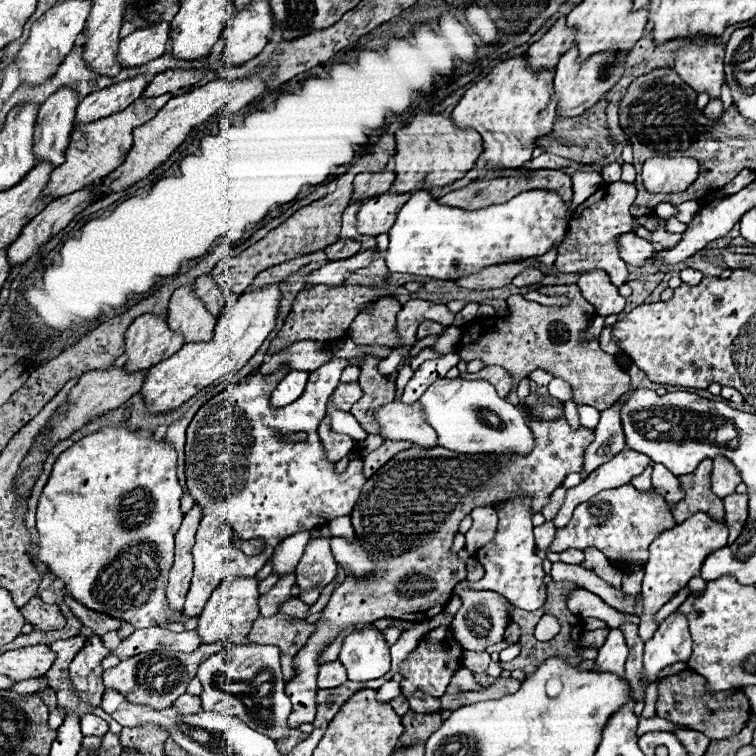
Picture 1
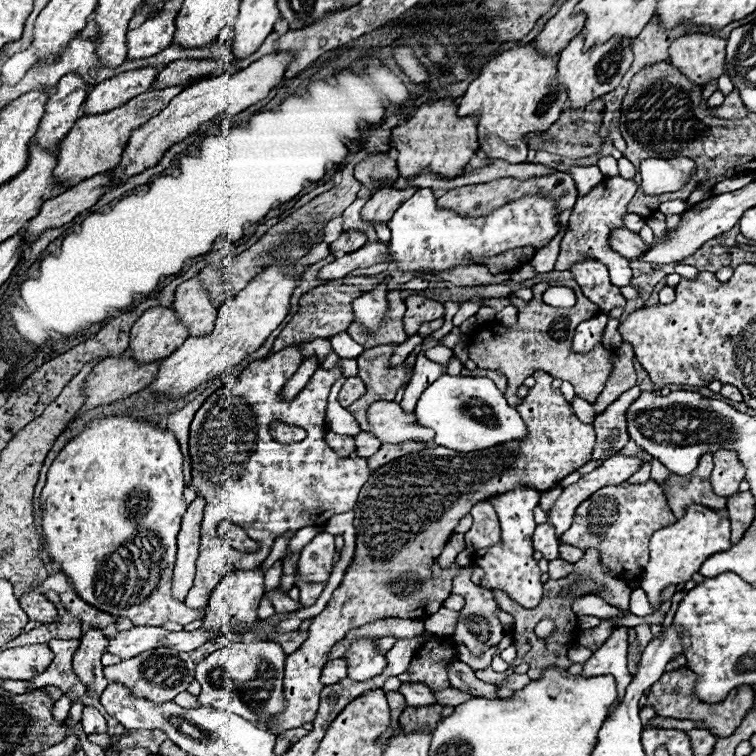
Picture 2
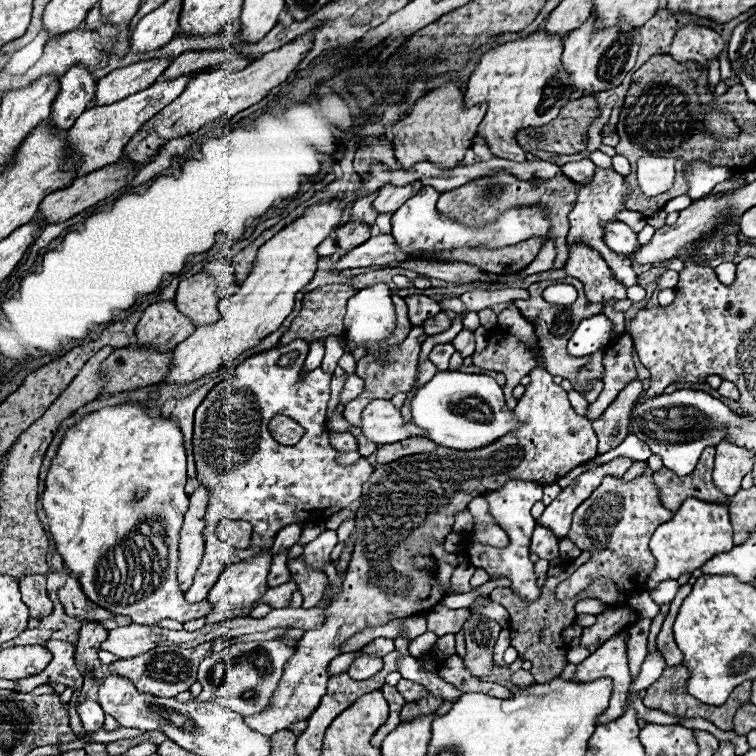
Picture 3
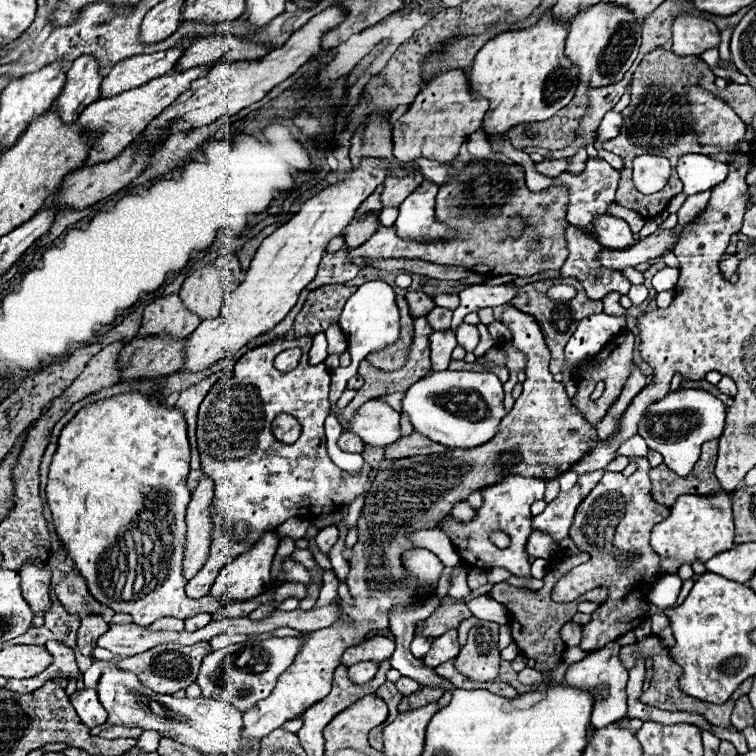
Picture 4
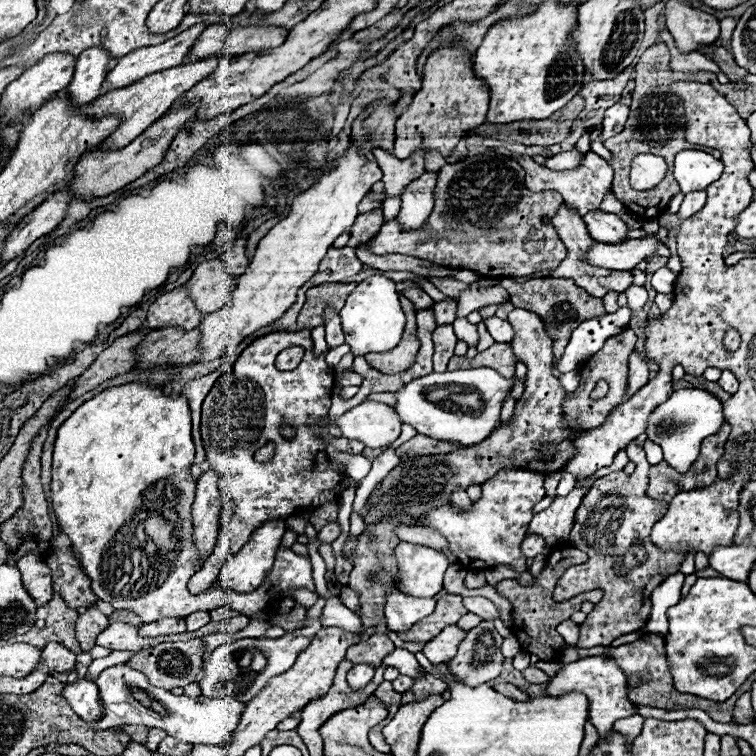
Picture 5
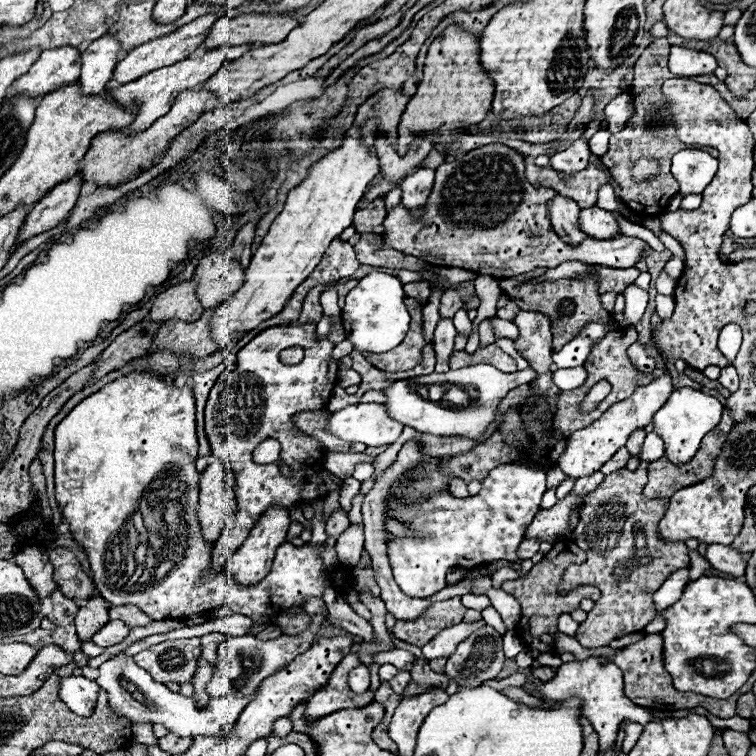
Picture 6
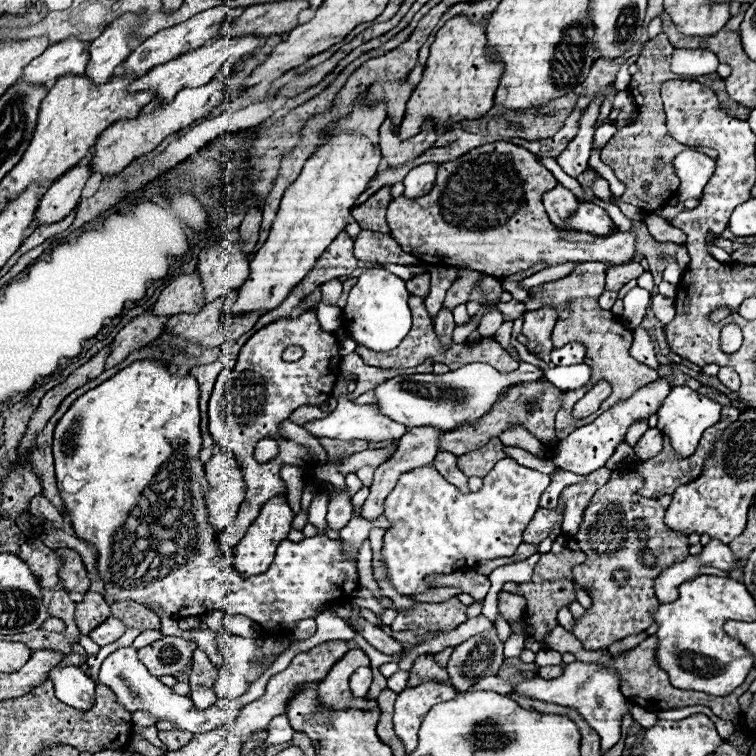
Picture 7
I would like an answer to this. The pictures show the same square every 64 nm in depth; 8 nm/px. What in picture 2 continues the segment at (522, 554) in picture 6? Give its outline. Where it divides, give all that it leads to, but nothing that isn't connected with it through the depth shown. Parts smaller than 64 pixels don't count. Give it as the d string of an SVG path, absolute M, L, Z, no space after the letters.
M538 524L536 530L534 530L532 544L534 544L534 550L542 552L546 560L556 560L558 558L558 536L554 532L554 526Z

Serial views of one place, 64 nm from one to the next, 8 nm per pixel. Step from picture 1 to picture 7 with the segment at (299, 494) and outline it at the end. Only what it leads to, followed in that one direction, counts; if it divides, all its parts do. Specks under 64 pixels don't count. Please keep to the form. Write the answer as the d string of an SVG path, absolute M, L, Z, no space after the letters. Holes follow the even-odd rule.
M304 312L296 320L278 320L274 324L268 324L266 328L258 330L240 350L238 362L230 372L230 378L224 386L222 400L220 402L208 402L208 430L214 440L216 450L224 450L232 454L238 460L238 466L242 470L244 478L244 500L240 504L240 512L236 520L220 534L218 538L218 552L222 556L230 556L238 542L244 538L248 526L258 518L262 506L272 496L284 496L288 494L286 484L280 478L280 466L292 464L304 468L304 490L314 484L314 488L322 490L322 484L314 480L314 458L310 456L308 448L286 440L280 436L280 424L290 418L290 414L300 406L320 406L326 402L332 394L332 388L338 380L338 368L334 368L340 362L338 356L338 342L334 334L322 332L316 312ZM288 346L300 346L304 350L302 360L296 362L284 362L280 354ZM262 438L274 438L280 446L280 454L260 464L254 460L254 448L256 442Z

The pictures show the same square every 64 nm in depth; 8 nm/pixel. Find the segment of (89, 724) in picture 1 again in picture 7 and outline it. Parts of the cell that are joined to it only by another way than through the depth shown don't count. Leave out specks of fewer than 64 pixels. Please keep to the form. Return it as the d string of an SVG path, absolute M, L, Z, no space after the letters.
M78 666L50 670L50 680L56 686L56 698L76 710L90 710L96 696L96 682L88 678Z

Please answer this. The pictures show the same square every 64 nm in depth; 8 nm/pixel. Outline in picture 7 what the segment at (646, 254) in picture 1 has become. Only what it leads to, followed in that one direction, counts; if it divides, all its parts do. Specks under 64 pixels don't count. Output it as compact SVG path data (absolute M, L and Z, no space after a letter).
M580 204L570 218L570 226L578 232L588 232L594 236L608 236L616 228L608 212L596 204Z

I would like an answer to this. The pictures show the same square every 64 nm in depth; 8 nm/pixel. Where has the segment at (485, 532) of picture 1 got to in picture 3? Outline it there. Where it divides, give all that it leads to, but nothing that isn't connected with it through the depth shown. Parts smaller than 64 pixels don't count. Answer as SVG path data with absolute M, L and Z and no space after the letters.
M478 496L470 502L468 510L474 514L474 530L470 532L470 538L480 542L480 544L488 544L488 546L508 546L508 536L506 532L494 522L488 502L484 496Z

